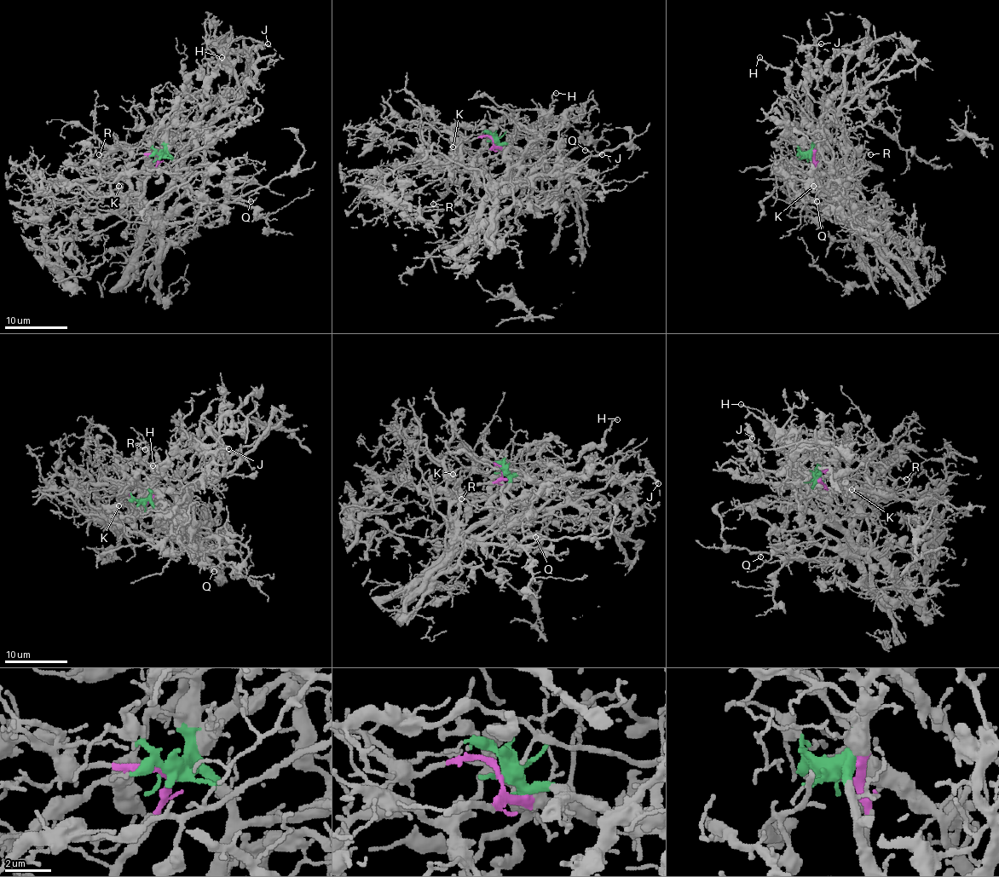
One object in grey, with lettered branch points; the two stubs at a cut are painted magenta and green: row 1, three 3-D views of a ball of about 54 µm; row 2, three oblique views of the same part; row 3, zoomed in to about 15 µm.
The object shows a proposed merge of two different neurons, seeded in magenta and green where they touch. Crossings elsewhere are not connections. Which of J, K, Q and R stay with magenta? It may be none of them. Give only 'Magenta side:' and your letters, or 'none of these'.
Magenta side: K

